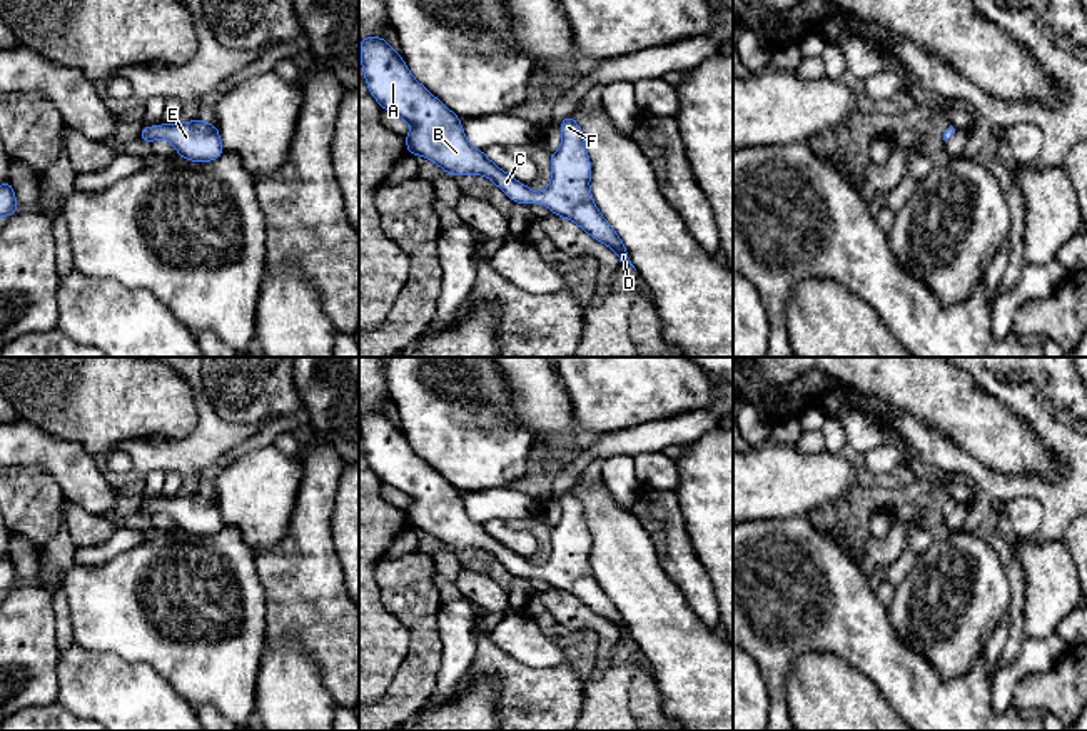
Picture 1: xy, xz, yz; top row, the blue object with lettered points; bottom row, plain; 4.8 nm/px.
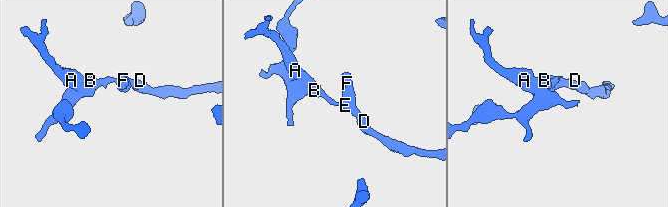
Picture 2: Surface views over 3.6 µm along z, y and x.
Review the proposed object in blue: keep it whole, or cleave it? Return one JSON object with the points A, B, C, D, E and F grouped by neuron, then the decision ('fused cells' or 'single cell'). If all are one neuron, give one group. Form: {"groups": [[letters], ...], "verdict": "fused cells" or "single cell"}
{"groups": [["A", "B", "C", "D", "E", "F"]], "verdict": "single cell"}

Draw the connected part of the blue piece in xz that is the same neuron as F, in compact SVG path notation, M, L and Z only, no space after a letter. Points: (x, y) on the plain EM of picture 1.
M384 411L359 416L361 439L371 469L384 484L411 497L411 506L404 511L409 527L429 532L452 551L484 549L513 576L546 579L554 589L576 596L593 613L613 623L619 636L635 643L626 619L594 579L584 509L573 487L561 496L563 516L551 527L551 556L544 566L536 567L468 516L459 491L411 449L399 426L394 426Z

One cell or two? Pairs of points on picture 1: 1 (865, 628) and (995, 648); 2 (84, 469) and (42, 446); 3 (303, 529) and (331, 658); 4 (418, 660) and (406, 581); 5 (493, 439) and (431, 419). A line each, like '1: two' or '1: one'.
1: two
2: one
3: one
4: one
5: one

